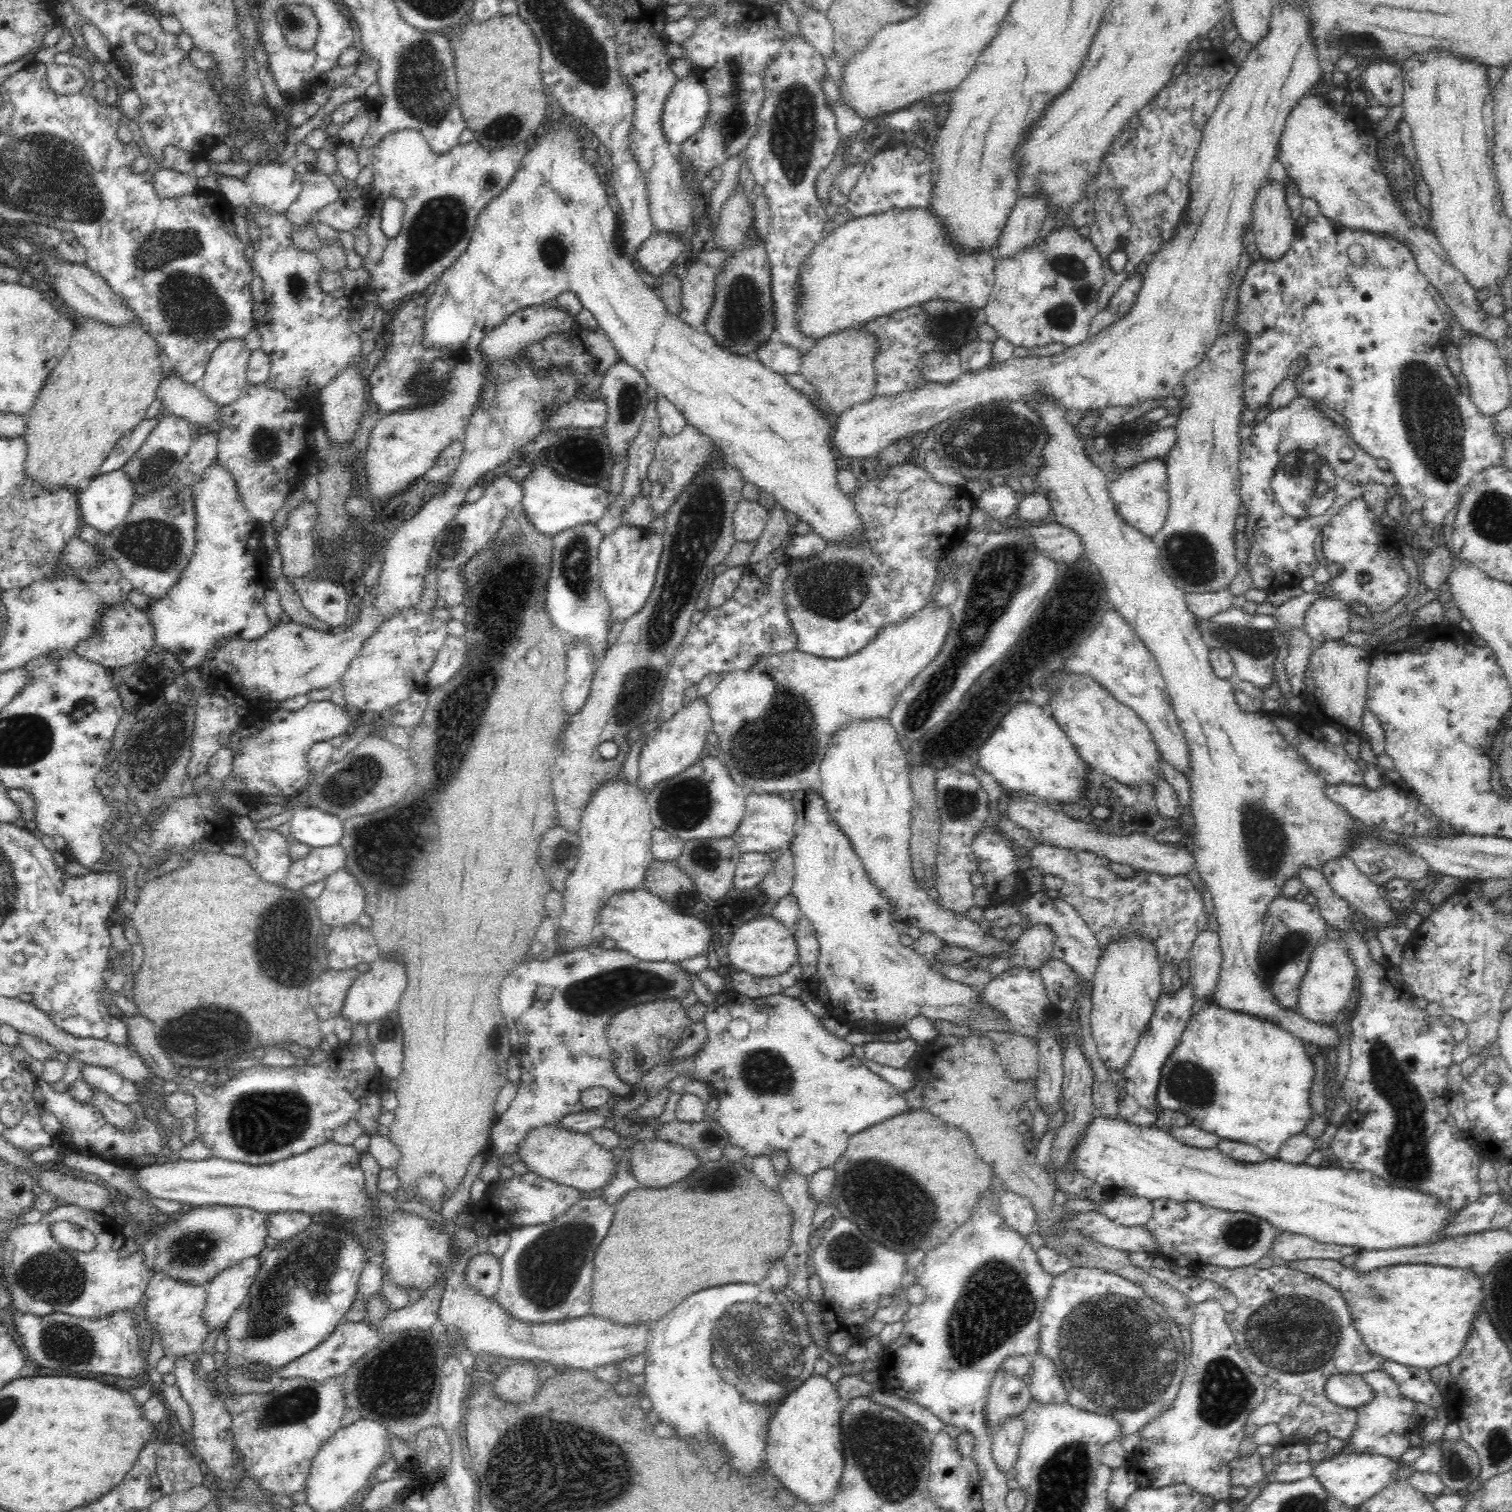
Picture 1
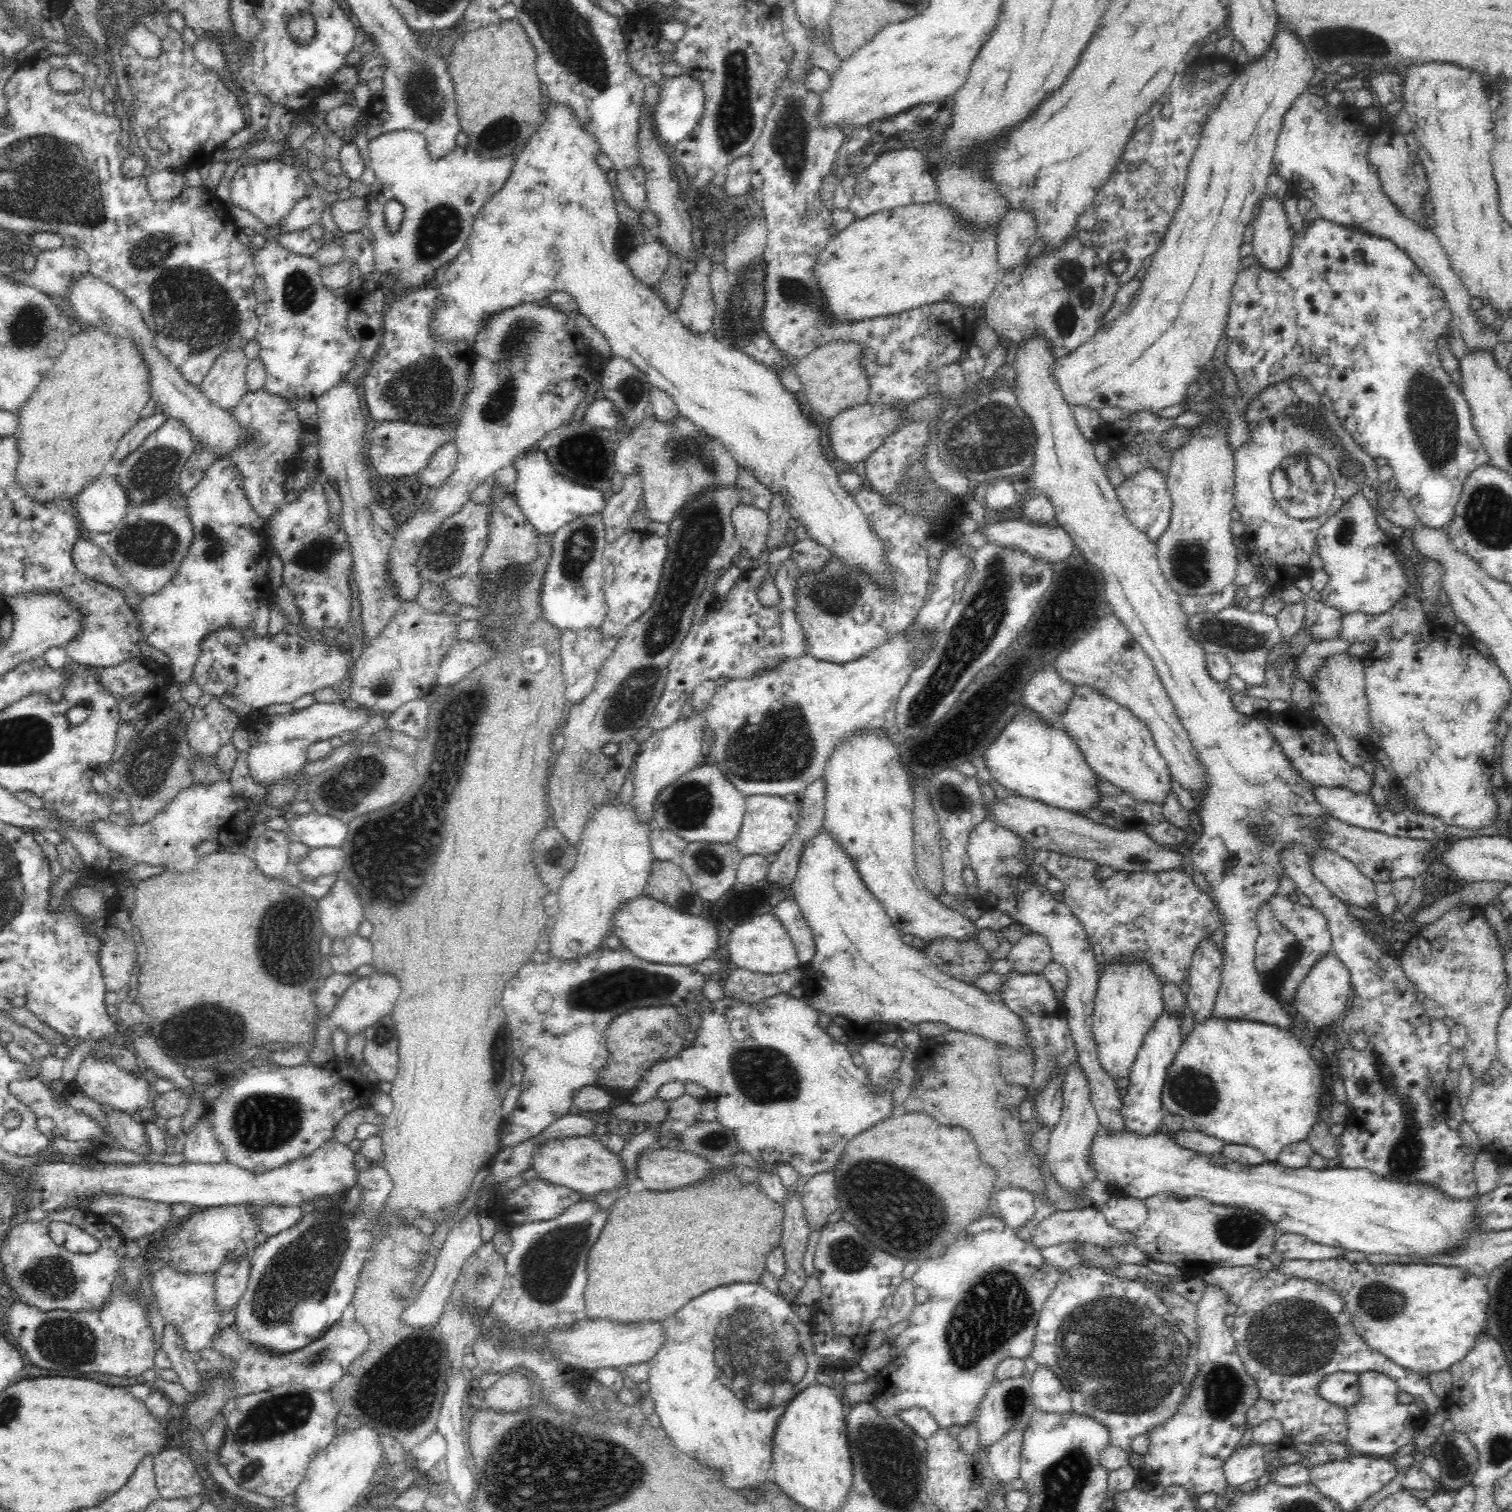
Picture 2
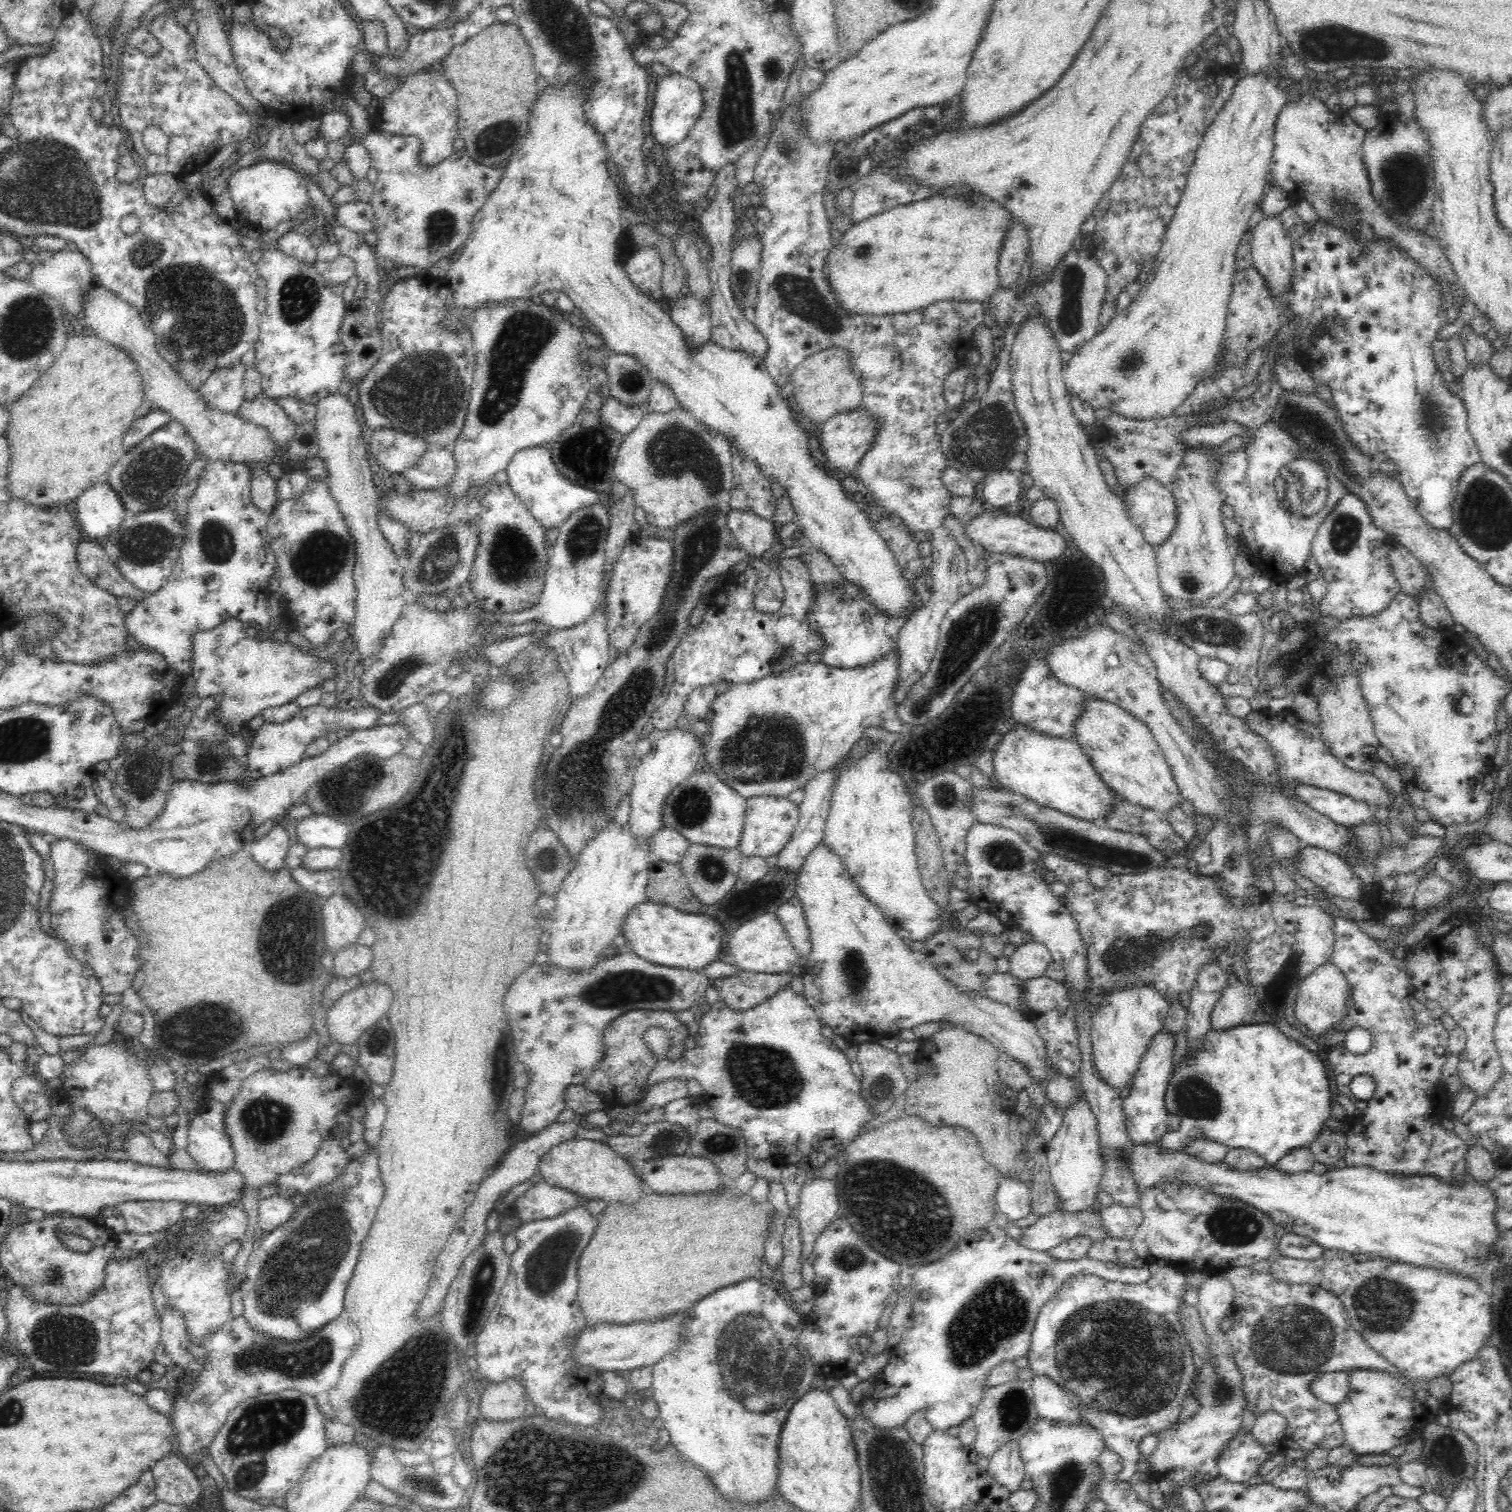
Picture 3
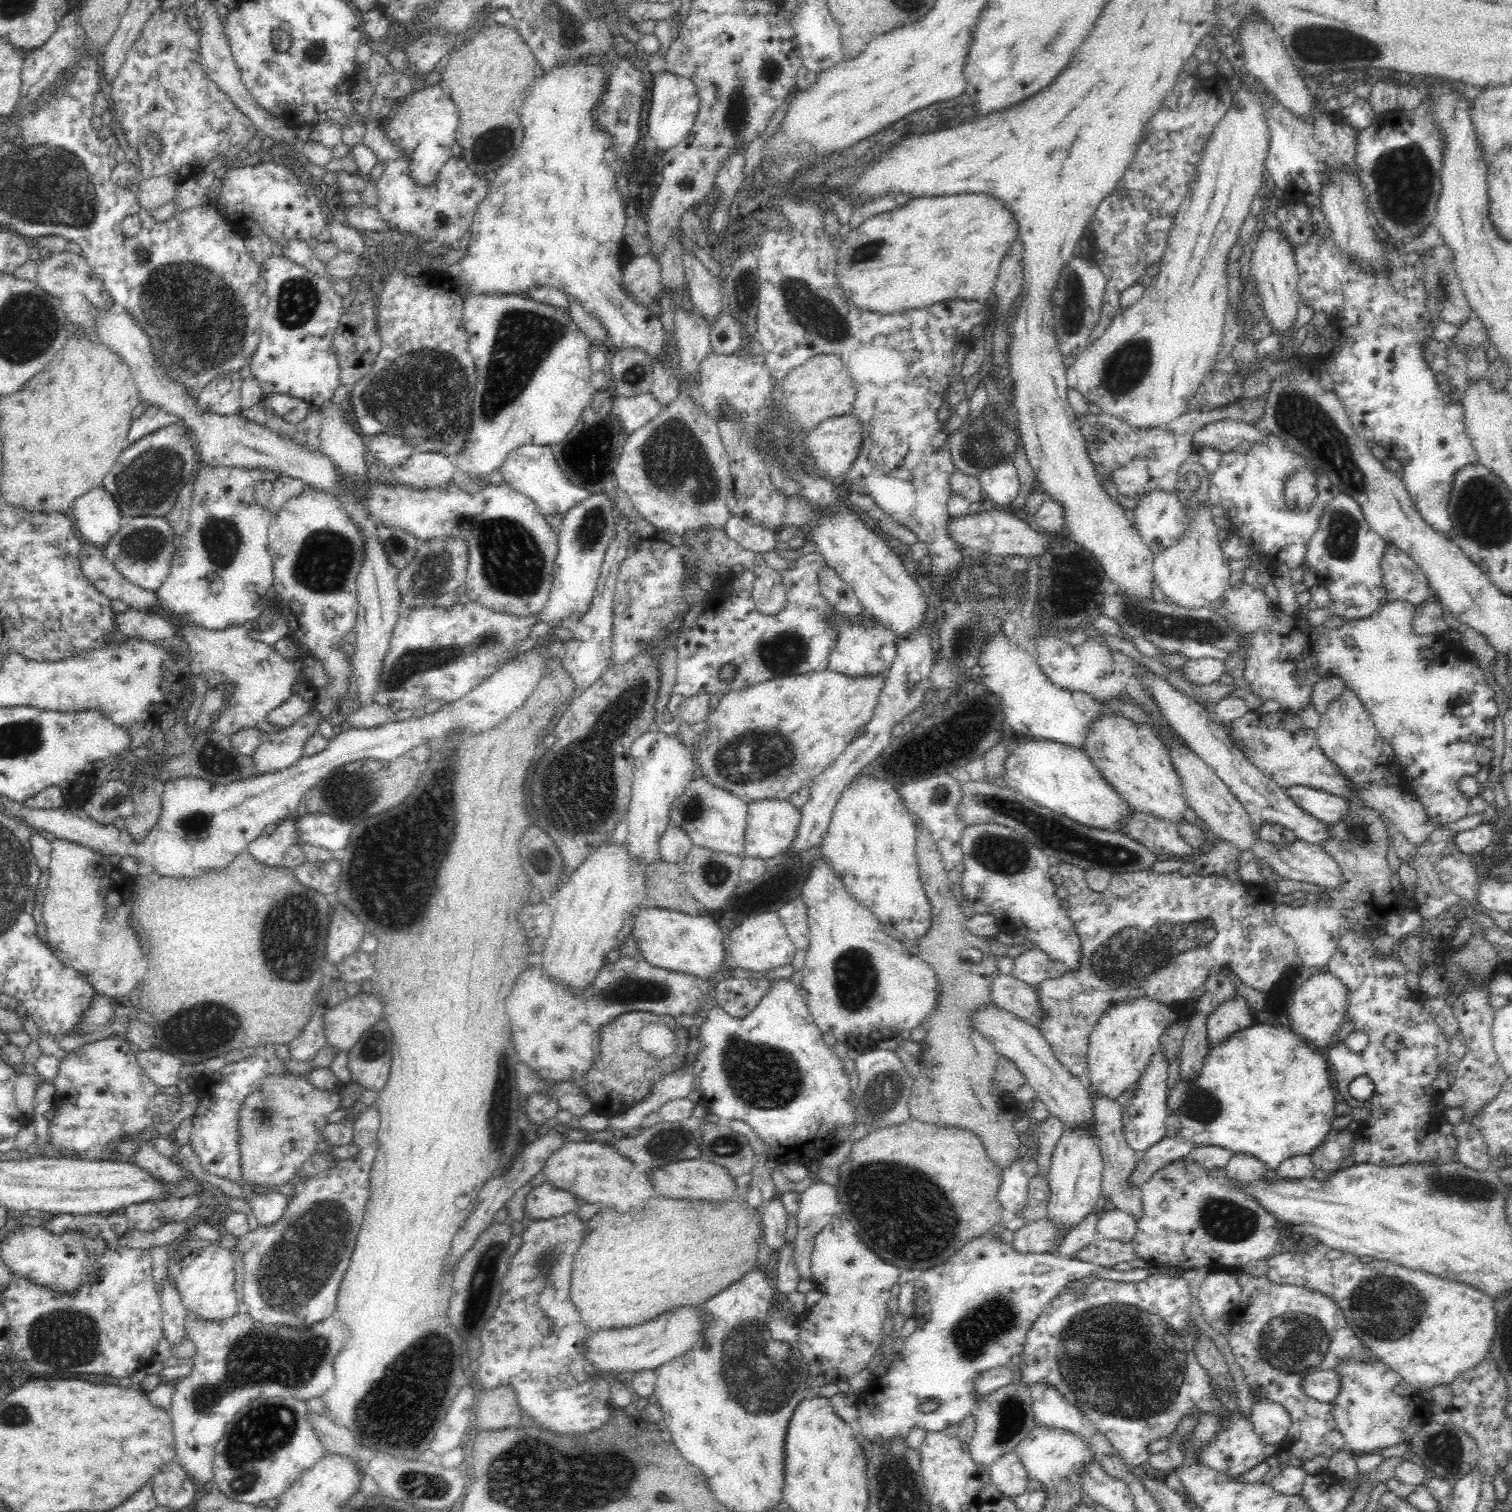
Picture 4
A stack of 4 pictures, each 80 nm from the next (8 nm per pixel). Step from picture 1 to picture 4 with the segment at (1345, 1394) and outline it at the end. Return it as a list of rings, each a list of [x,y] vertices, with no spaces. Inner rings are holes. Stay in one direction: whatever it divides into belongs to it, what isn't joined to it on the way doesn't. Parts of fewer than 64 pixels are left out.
[[[1324,1369],[1306,1374],[1300,1382],[1300,1389],[1310,1398],[1327,1404],[1336,1398],[1340,1390],[1340,1379],[1334,1369]]]

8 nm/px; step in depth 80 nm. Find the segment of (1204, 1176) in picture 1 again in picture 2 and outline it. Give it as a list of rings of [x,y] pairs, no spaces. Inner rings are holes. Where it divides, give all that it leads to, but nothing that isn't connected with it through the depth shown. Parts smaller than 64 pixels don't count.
[[[1102,1127],[1097,1130],[1092,1146],[1092,1167],[1096,1168],[1098,1181],[1108,1186],[1116,1183],[1124,1187],[1124,1193],[1142,1200],[1152,1195],[1169,1193],[1178,1198],[1201,1196],[1216,1204],[1239,1206],[1262,1214],[1274,1224],[1279,1234],[1292,1233],[1305,1236],[1308,1240],[1324,1246],[1338,1247],[1352,1252],[1388,1254],[1396,1257],[1427,1259],[1441,1257],[1463,1245],[1472,1235],[1482,1234],[1482,1223],[1477,1204],[1484,1195],[1477,1194],[1470,1199],[1450,1199],[1444,1191],[1428,1183],[1402,1183],[1386,1179],[1380,1174],[1364,1169],[1343,1167],[1324,1170],[1302,1168],[1289,1170],[1278,1162],[1260,1166],[1242,1166],[1226,1159],[1221,1154],[1210,1158],[1180,1147],[1165,1131],[1149,1137],[1122,1131],[1110,1133]]]

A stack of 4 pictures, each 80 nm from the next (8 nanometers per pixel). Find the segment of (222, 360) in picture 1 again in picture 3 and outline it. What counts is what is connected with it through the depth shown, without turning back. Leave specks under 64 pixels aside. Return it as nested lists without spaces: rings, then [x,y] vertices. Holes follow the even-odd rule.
[[[242,364],[215,370],[198,391],[208,407],[227,413],[237,412],[244,402],[244,375]]]

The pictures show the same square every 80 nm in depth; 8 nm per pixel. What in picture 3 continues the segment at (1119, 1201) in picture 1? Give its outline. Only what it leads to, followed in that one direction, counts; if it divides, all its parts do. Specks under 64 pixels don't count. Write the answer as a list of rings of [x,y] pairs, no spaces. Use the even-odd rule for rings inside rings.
[[[1116,1203],[1108,1208],[1098,1207],[1098,1212],[1101,1226],[1113,1239],[1130,1241],[1143,1220],[1139,1208],[1124,1208]]]

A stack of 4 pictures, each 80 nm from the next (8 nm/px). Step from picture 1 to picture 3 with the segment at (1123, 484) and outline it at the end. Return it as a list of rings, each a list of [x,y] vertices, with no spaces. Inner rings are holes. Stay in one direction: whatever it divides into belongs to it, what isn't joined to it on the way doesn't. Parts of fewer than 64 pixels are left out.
[[[1150,478],[1129,488],[1125,498],[1129,518],[1140,528],[1144,540],[1157,551],[1171,537],[1177,523],[1173,492]]]

